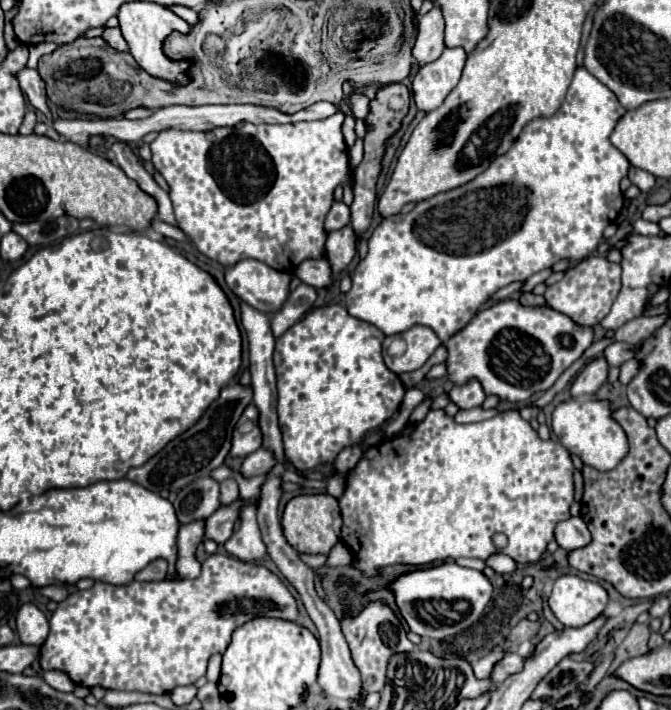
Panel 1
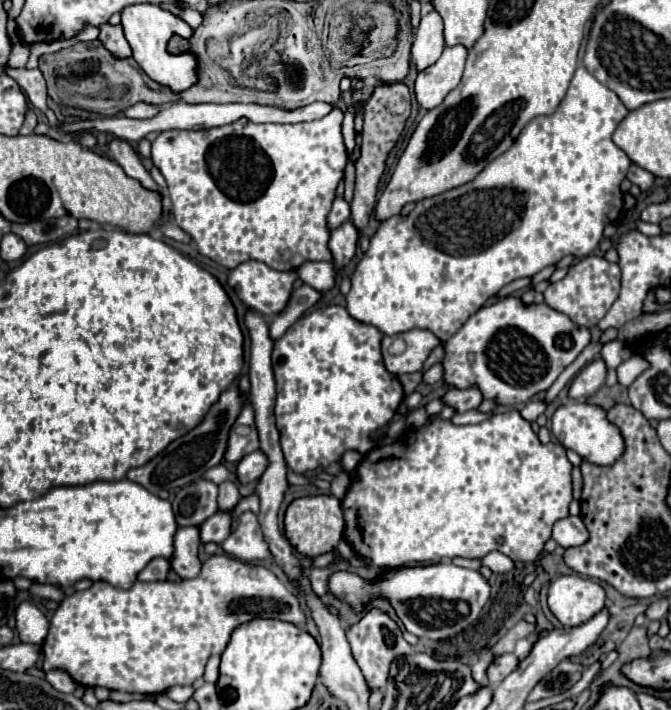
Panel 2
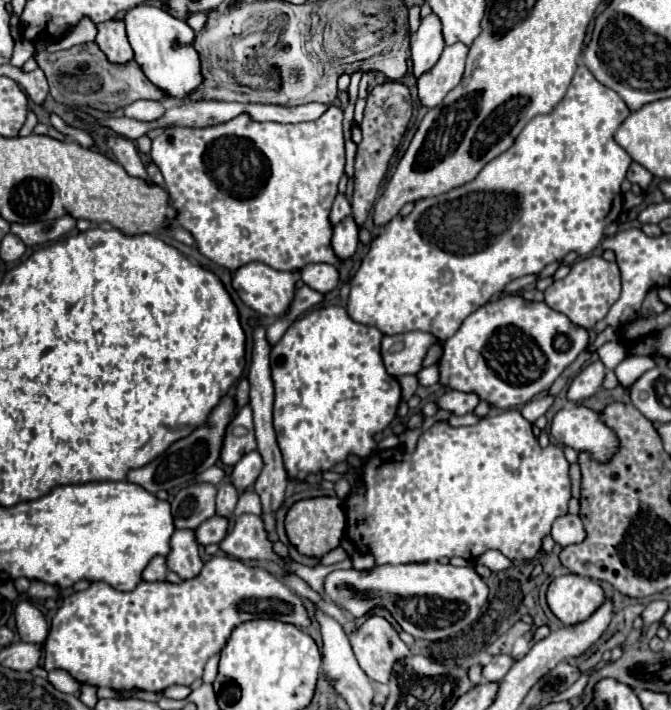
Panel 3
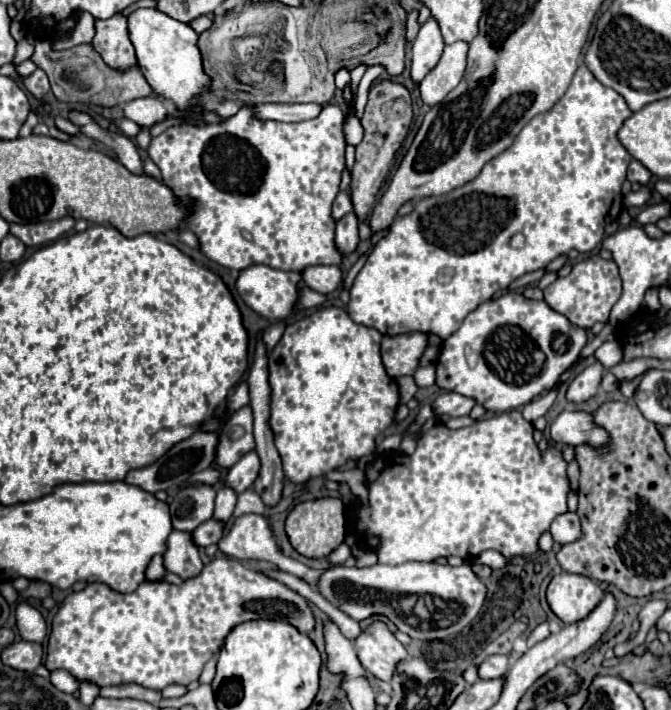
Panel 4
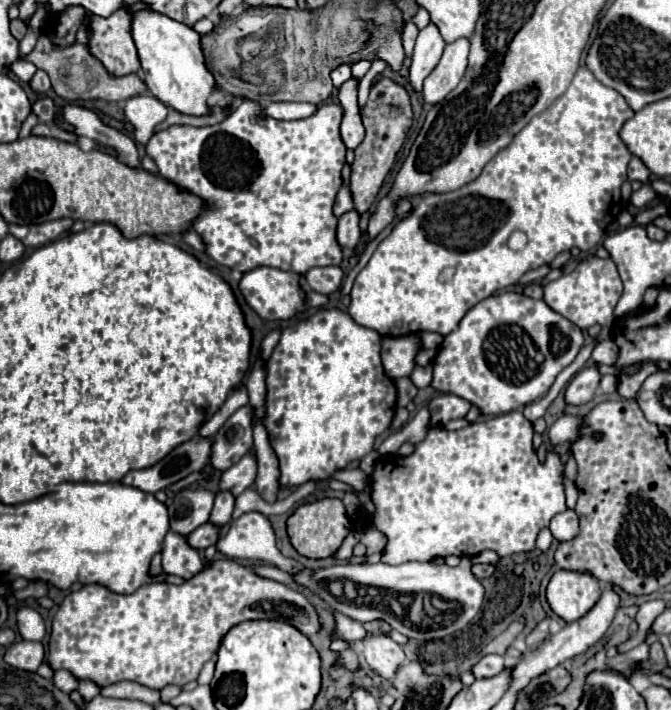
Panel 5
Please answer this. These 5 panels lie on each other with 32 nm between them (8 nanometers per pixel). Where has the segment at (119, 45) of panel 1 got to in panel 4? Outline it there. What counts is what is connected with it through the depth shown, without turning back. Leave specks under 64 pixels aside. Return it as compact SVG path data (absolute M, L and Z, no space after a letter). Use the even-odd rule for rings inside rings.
M122 12L114 14L108 20L96 20L94 28L96 34L92 46L110 68L118 72L126 72L138 66L136 50L128 34L128 18Z

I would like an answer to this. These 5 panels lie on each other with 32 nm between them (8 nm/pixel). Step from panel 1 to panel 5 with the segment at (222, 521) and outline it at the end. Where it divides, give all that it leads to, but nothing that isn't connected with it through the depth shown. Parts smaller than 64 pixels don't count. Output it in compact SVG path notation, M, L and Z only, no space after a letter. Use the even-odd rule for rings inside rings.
M208 522L208 524L202 524L200 528L196 528L196 532L192 532L192 534L186 538L186 542L188 542L194 550L204 550L204 548L216 544L216 540L218 540L218 528L212 526L210 522Z

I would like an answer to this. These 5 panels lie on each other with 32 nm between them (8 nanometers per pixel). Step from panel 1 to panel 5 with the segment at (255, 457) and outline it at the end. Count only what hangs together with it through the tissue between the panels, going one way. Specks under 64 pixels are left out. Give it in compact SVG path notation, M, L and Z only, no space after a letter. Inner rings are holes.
M246 454L240 462L236 462L234 466L230 466L228 470L224 470L218 478L218 490L220 492L232 492L232 496L242 494L246 488L250 488L256 480L256 460Z

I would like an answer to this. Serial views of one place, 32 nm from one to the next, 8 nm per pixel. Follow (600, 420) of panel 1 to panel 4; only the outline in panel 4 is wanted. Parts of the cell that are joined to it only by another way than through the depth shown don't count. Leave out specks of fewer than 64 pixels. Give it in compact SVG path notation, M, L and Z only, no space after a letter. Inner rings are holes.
M564 410L550 426L550 438L566 440L568 446L596 444L596 448L600 448L600 444L608 440L608 434L592 424L592 414Z

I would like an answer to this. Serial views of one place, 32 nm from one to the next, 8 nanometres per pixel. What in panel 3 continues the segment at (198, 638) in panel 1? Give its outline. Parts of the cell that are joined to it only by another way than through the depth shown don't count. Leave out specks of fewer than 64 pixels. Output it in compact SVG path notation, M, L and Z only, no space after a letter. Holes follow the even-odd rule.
M212 556L196 578L184 580L182 584L140 582L132 592L118 592L106 582L92 582L90 588L74 592L62 600L44 644L44 668L62 668L80 684L108 686L116 690L142 688L162 692L172 684L190 686L202 676L208 658L224 648L230 632L238 624L256 618L282 620L300 630L310 626L310 614L298 594L282 584L274 574L262 568L248 568L240 560L228 556Z

